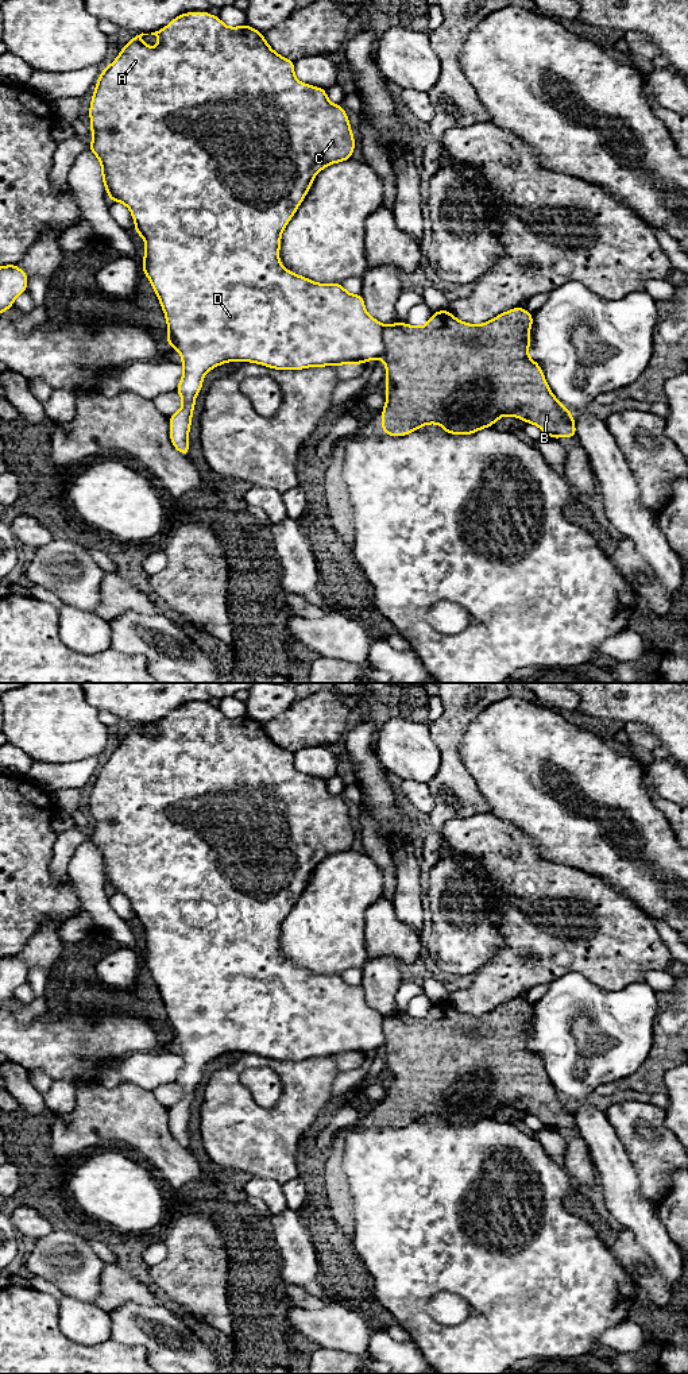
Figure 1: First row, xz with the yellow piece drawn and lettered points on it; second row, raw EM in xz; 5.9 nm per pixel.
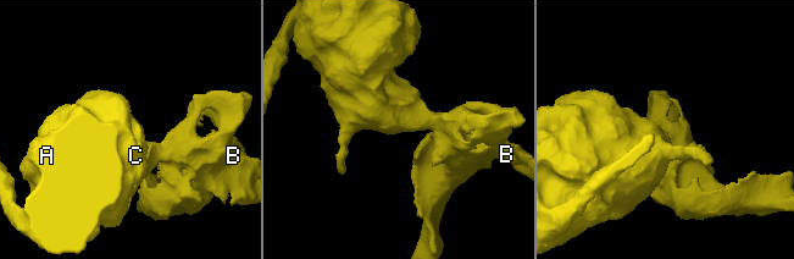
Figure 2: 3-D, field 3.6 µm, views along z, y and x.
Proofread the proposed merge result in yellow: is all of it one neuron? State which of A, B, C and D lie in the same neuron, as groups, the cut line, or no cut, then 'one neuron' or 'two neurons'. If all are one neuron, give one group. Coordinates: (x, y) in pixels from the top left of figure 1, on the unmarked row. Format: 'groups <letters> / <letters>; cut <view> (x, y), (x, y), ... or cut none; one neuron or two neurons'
groups A C D / B; cut xz (386, 1017), (383, 1022), (385, 1046), (382, 1049); two neurons

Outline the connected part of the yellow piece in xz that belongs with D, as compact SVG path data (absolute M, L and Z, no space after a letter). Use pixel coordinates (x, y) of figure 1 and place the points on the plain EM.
M188 703L177 707L165 719L151 723L159 732L156 738L144 736L143 726L148 725L134 727L97 771L89 799L93 831L88 841L101 853L103 873L109 891L128 898L135 912L135 923L146 934L143 965L150 970L165 1003L169 1038L181 1045L183 1058L183 1066L175 1081L182 1089L182 1099L169 1108L170 1131L178 1143L189 1147L189 1119L193 1115L194 1091L209 1061L233 1051L254 1053L275 1061L363 1055L371 1050L383 1050L386 1016L367 1004L362 985L349 985L343 974L316 974L286 961L279 953L281 926L308 885L317 864L329 856L352 849L356 831L343 796L332 795L326 788L326 780L298 772L294 767L294 753L277 745L263 729L263 723L248 715L227 718L220 709L209 703Z

